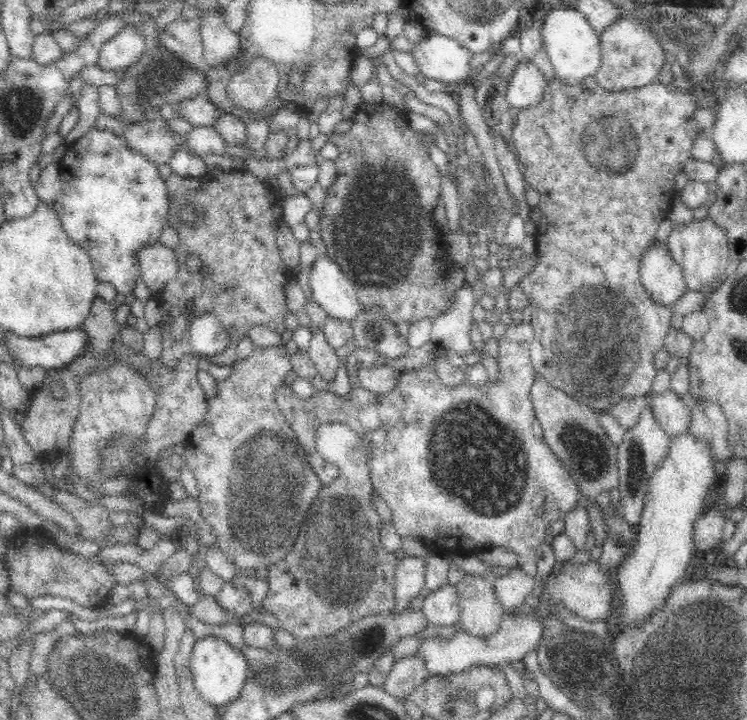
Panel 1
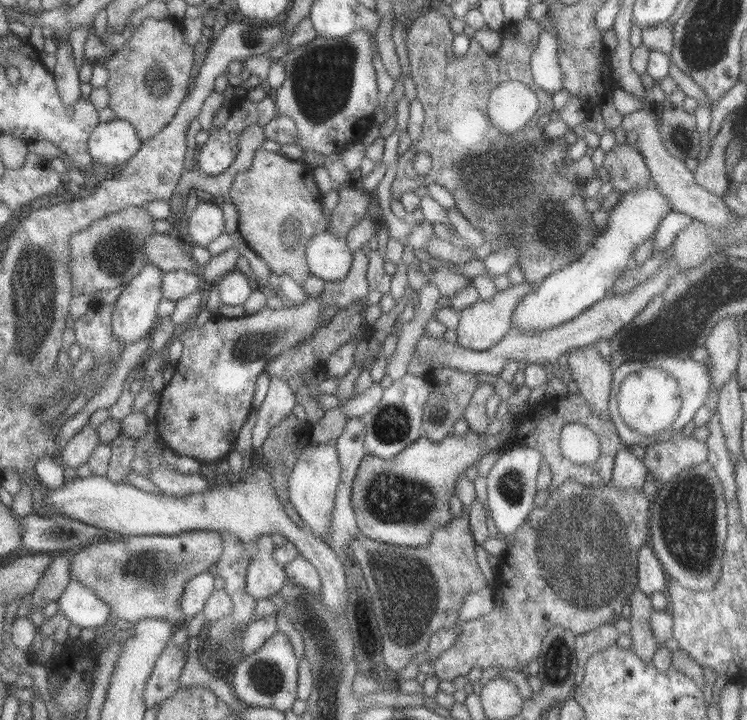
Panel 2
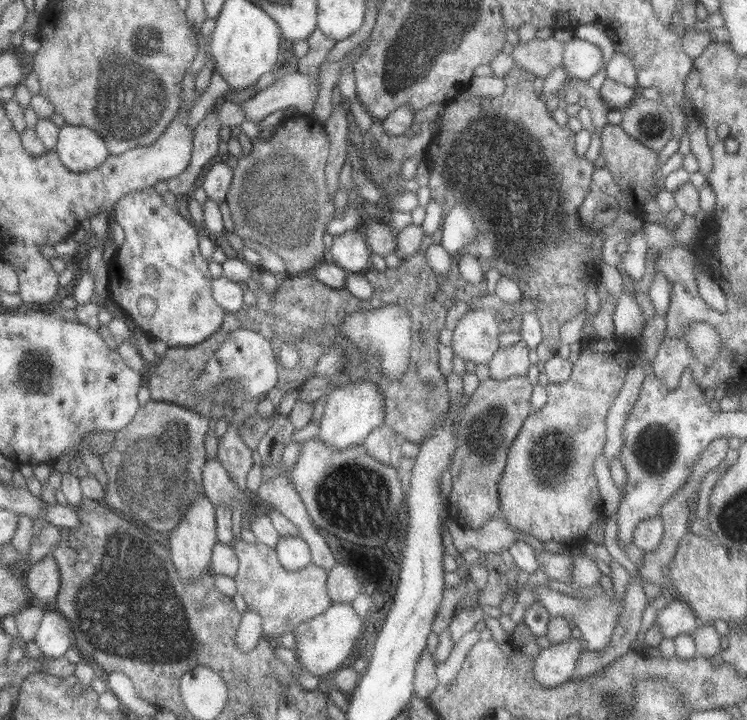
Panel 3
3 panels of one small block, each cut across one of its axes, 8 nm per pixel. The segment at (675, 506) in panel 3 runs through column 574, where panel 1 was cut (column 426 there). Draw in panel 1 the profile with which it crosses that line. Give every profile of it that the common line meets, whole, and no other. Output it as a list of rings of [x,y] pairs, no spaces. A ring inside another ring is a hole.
[[[418,655],[404,656],[393,662],[382,689],[393,698],[402,701],[408,698],[410,692],[413,692],[428,677],[428,669],[426,669],[424,658],[418,657]]]

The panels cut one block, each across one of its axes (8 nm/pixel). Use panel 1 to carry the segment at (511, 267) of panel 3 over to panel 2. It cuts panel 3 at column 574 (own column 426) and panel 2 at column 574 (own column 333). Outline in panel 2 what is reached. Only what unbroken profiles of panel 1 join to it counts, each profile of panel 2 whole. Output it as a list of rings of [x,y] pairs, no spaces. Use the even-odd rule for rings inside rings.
[[[424,7],[413,18],[404,42],[410,59],[410,76],[415,82],[417,97],[423,105],[425,120],[420,139],[413,142],[398,159],[396,177],[391,186],[391,196],[400,201],[400,196],[412,192],[428,184],[439,184],[446,188],[456,201],[455,207],[474,226],[478,228],[489,244],[495,246],[495,251],[517,246],[517,265],[522,268],[525,281],[537,288],[550,274],[561,270],[566,264],[571,264],[588,249],[588,246],[599,236],[592,214],[586,211],[586,196],[582,187],[566,178],[560,178],[558,167],[570,165],[568,147],[576,143],[578,137],[568,131],[562,138],[546,141],[544,130],[538,126],[540,118],[553,111],[553,98],[544,92],[530,77],[531,54],[538,43],[539,34],[546,26],[538,25],[528,16],[518,22],[504,22],[501,28],[502,42],[496,54],[488,53],[480,47],[476,39],[470,39],[470,46],[464,56],[454,56],[452,41],[454,32],[450,29],[447,12],[442,9]],[[510,80],[527,82],[537,94],[538,112],[521,131],[512,135],[503,133],[492,126],[487,114],[487,104],[492,89],[501,82]],[[426,151],[432,157],[432,168],[428,174],[420,176],[412,168],[414,155]],[[503,238],[509,240],[504,243]]]

